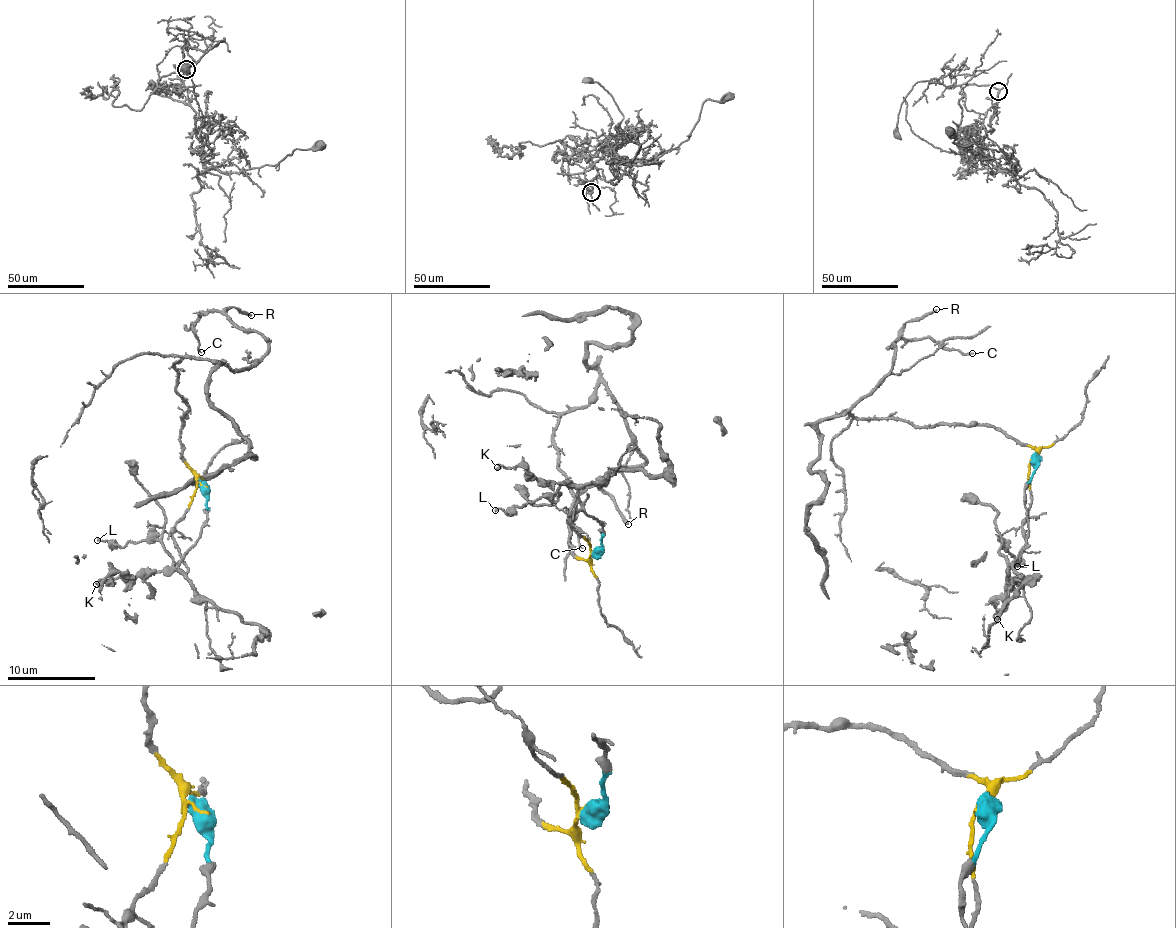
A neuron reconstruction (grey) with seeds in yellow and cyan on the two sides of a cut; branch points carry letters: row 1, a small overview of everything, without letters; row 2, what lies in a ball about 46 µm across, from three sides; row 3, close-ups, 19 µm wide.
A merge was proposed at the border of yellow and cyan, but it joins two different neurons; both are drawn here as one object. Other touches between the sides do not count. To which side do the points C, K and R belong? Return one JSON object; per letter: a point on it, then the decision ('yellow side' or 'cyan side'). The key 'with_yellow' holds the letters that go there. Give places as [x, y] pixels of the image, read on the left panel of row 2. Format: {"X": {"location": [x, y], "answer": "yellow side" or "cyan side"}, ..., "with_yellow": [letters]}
{"C": {"location": [201, 352], "answer": "yellow side"}, "K": {"location": [96, 584], "answer": "cyan side"}, "R": {"location": [251, 315], "answer": "yellow side"}, "with_yellow": ["C", "R"]}

